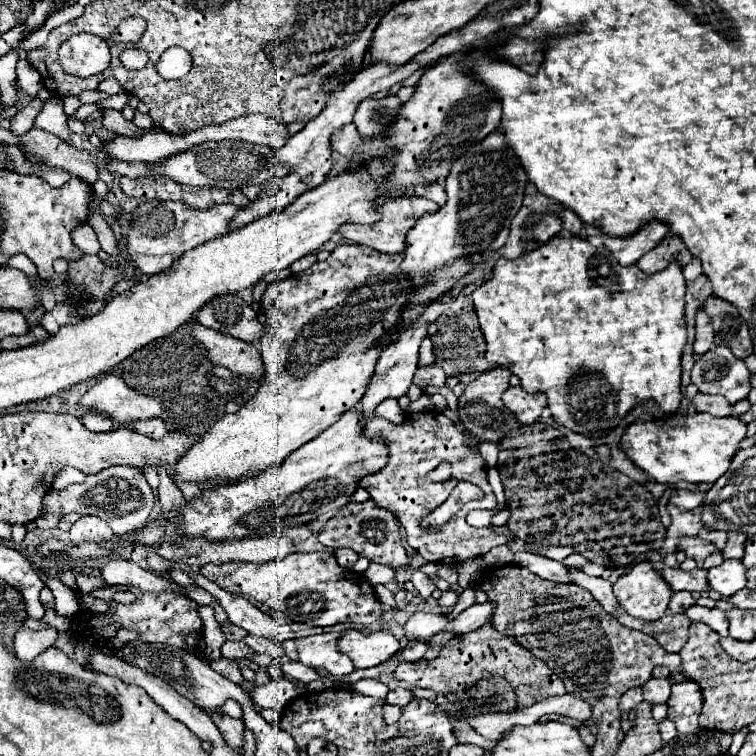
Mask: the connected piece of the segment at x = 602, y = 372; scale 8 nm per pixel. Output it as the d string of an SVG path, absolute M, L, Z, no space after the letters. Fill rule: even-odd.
M554 235L550 241L546 241L544 245L540 245L534 251L526 251L522 253L518 259L498 259L492 271L492 279L488 279L486 283L482 283L474 293L474 311L478 315L480 321L480 329L484 333L486 339L486 359L498 367L506 367L510 369L514 375L520 377L520 385L524 387L524 391L534 393L534 391L542 391L548 395L548 409L552 411L552 417L572 429L574 433L594 433L594 431L606 431L606 429L614 429L620 419L640 401L644 399L654 399L662 411L666 413L674 413L680 405L682 393L680 393L680 357L682 357L682 349L686 345L686 323L684 323L684 289L686 289L686 281L682 277L682 267L678 261L670 261L666 269L656 271L652 275L644 273L638 265L628 265L622 267L616 263L614 255L606 249L606 247L594 247L590 245L586 239L580 237L560 237Z

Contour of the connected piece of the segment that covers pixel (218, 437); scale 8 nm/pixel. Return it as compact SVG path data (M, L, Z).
M340 245L326 261L316 261L310 269L272 283L262 297L262 311L268 319L266 333L260 339L264 361L260 387L238 413L224 415L214 423L212 431L204 433L200 441L178 459L174 465L174 479L194 483L236 483L258 475L336 423L342 413L350 411L364 395L368 379L372 377L376 359L382 351L382 335L396 327L400 309L404 301L408 301L410 283L400 271L400 259L402 255L386 255L364 245Z

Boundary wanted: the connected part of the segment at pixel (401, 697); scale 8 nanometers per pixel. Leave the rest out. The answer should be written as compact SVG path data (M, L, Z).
M398 687L396 691L390 691L388 697L386 697L386 701L388 701L390 705L406 705L406 703L412 701L412 699L414 699L412 691L408 691L408 689L404 689L404 687Z

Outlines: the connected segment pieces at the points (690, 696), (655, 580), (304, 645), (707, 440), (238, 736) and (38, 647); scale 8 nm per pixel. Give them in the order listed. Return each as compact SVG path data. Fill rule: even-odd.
M670 677L672 683L672 695L666 701L668 705L668 719L676 725L678 733L696 733L700 729L698 725L698 715L700 715L700 707L702 707L702 691L694 681L674 681Z
M640 561L640 563L634 563L632 569L624 575L620 575L616 579L616 583L612 585L614 589L614 595L618 599L618 603L636 619L646 619L646 621L654 621L654 619L660 619L664 613L666 613L666 607L668 607L668 601L670 601L670 595L672 595L672 589L666 587L664 579L660 579L658 571L654 569L654 565L650 561Z
M322 633L298 639L298 661L312 669L326 669L332 679L354 671L352 661L344 653L336 651L336 639L338 633Z
M710 413L670 415L666 419L634 421L626 427L620 449L626 457L642 469L648 477L662 485L678 481L714 483L730 467L732 455L738 451L740 441L746 437L746 423L736 417L712 417Z
M212 709L208 711L208 715L212 717L214 725L220 729L220 733L224 735L226 743L230 747L234 747L236 751L242 753L242 731L244 731L244 721L242 719L232 719L228 715L222 713L222 709Z
M54 629L52 631L32 633L32 635L30 635L30 631L18 631L16 641L14 641L14 653L20 659L32 661L32 657L46 651L52 641L56 641L56 631Z

